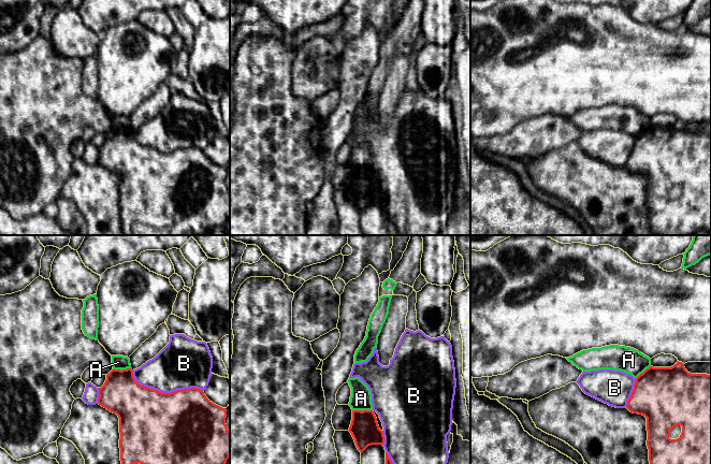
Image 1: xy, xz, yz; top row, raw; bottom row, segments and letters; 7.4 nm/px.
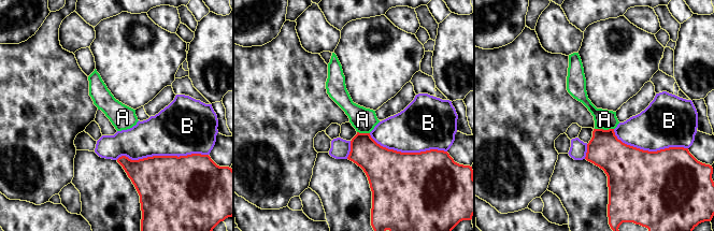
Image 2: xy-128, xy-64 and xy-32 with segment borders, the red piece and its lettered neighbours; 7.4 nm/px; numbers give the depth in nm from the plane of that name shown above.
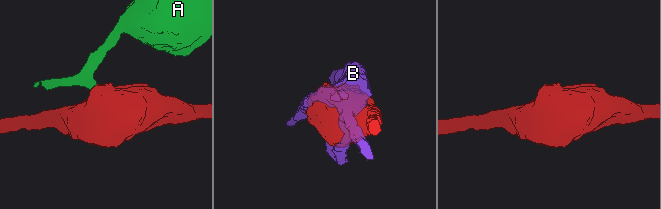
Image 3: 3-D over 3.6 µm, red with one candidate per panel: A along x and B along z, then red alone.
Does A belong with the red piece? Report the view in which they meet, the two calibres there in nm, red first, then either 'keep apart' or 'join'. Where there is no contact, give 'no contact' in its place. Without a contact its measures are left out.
xz | 220/160 nm | keep apart

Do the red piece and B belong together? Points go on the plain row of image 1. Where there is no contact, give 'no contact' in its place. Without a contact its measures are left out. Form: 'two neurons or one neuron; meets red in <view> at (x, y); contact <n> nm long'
two neurons; meets red in xy at (164, 153); contact 550 nm long

